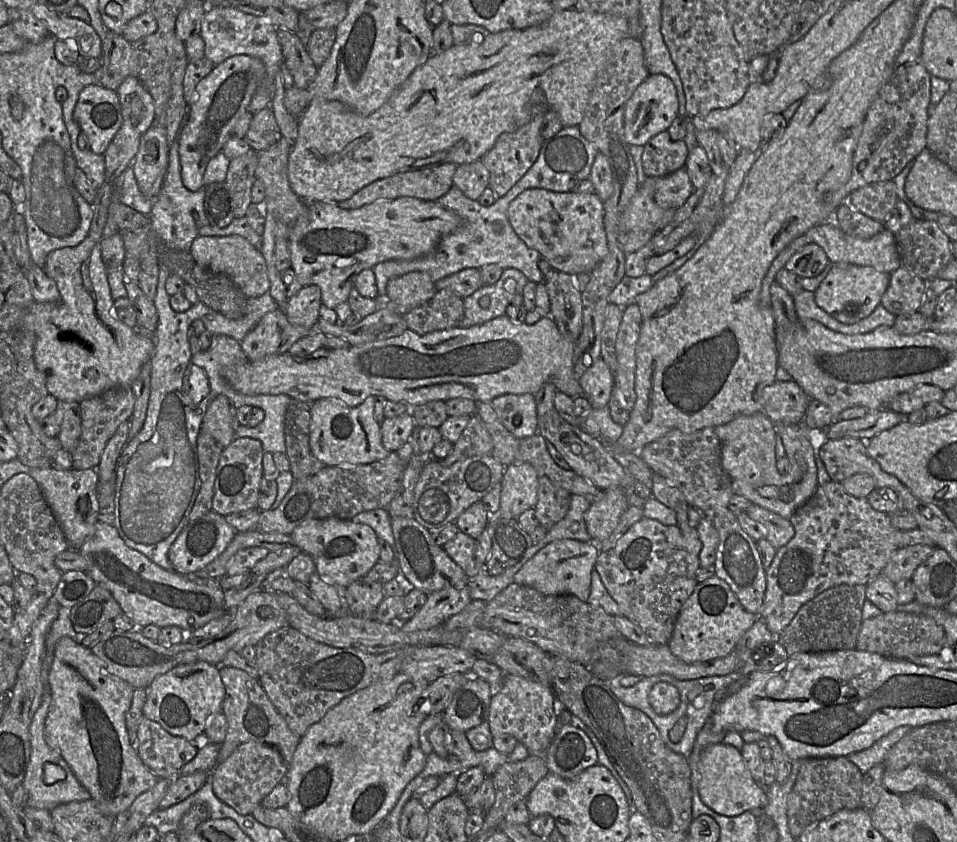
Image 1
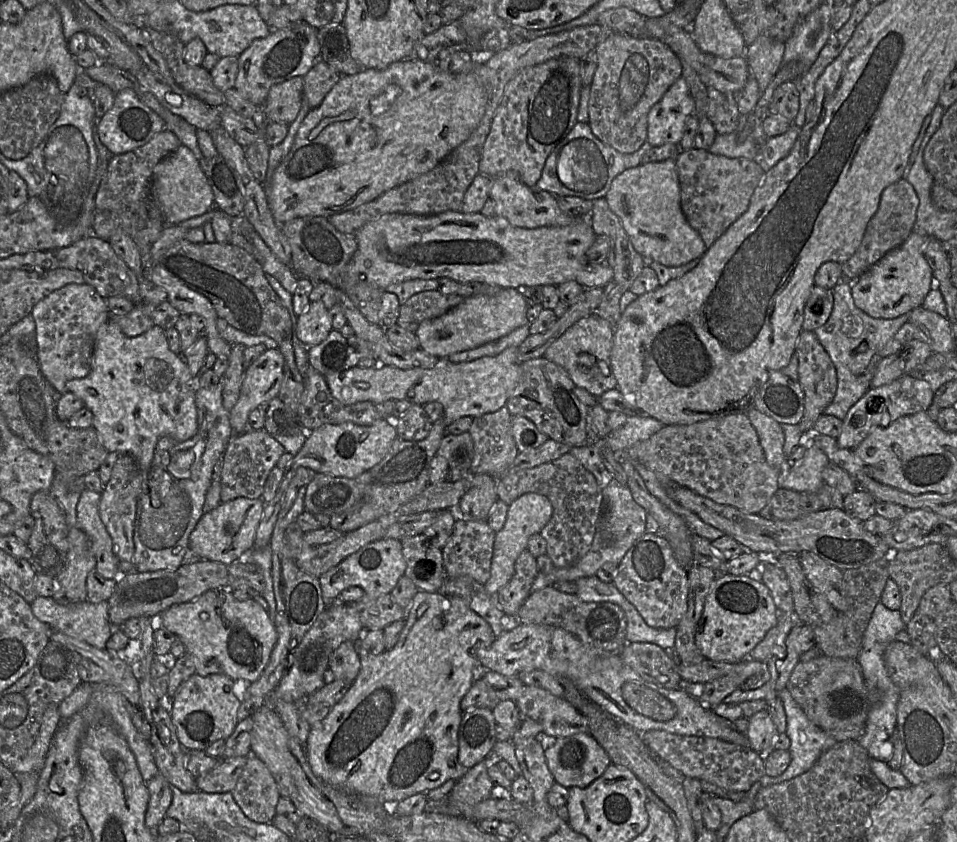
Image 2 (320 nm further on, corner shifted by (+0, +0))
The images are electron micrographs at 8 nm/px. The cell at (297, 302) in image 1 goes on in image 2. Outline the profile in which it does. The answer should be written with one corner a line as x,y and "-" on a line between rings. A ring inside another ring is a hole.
320,301
310,302
306,310
297,317
297,337
306,348
317,346
324,341
332,330
328,309

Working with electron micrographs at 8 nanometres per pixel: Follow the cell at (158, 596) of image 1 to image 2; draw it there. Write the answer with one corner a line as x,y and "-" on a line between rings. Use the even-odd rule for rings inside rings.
211,589
193,600
175,604
159,615
161,628
176,634
194,660
196,673
201,676
224,674
233,680
256,681
267,666
277,642
277,631
269,614
255,601
238,601
230,591

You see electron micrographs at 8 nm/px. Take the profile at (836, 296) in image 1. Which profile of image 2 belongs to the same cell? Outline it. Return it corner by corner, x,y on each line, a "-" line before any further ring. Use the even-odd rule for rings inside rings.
913,230
903,244
885,254
878,262
851,283
851,293
855,305
873,318
893,319
909,314
913,309
922,306
925,297
935,286
932,269
923,253
923,244
928,235

